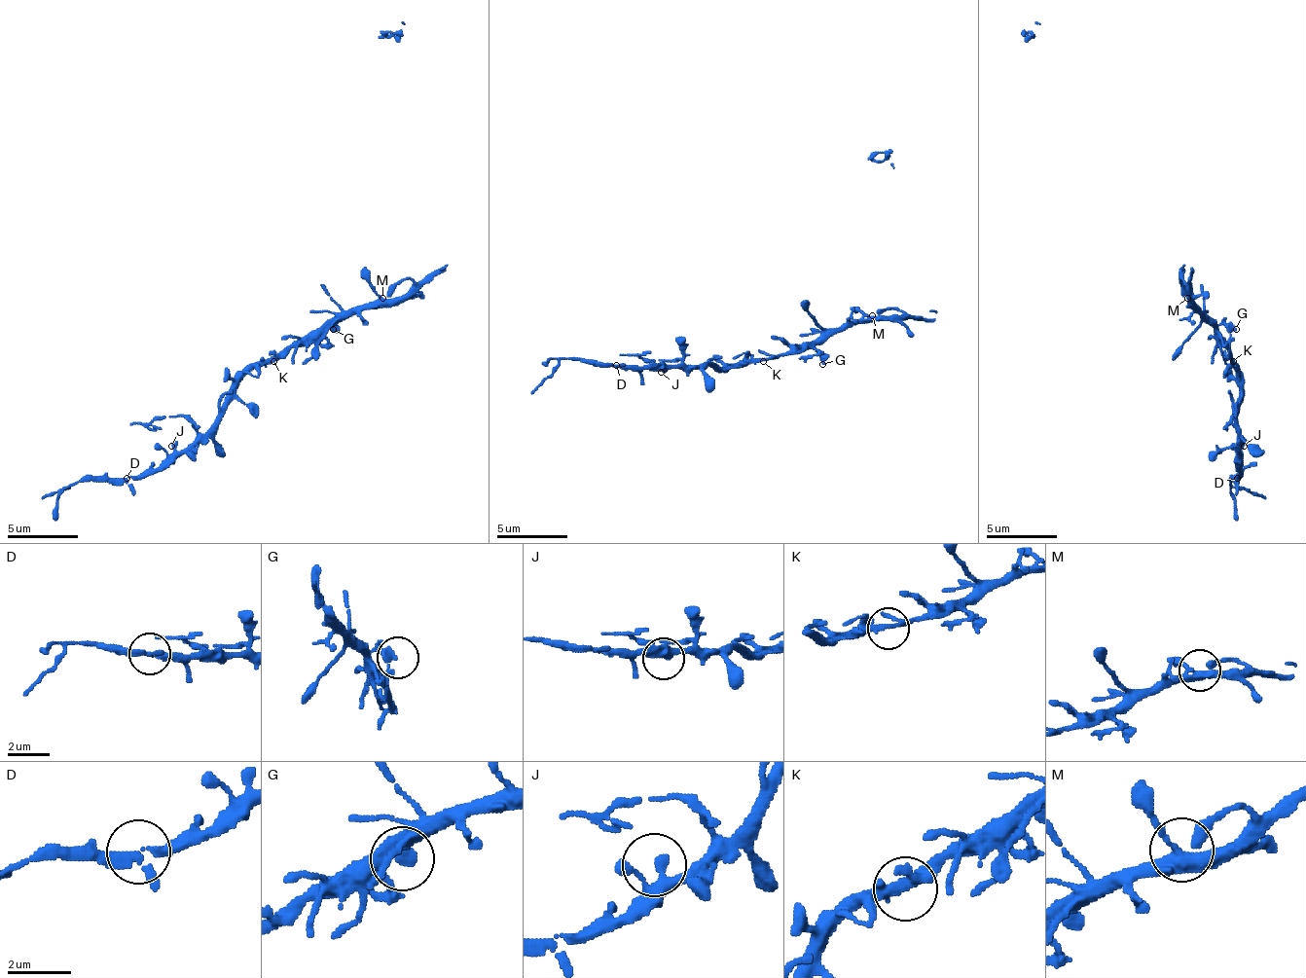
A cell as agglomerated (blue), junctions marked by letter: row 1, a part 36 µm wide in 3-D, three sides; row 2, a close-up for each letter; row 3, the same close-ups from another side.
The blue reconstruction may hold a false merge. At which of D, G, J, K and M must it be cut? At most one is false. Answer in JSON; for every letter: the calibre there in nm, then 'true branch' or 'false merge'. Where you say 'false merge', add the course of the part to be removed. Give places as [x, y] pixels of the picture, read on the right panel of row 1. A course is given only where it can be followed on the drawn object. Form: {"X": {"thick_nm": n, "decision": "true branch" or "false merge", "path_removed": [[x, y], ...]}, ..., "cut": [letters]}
{"D": {"thick_nm": 240, "decision": "true branch"}, "G": {"thick_nm": 280, "decision": "true branch"}, "J": {"thick_nm": 240, "decision": "true branch"}, "K": {"thick_nm": 240, "decision": "true branch"}, "M": {"thick_nm": 340, "decision": "true branch"}, "cut": []}

